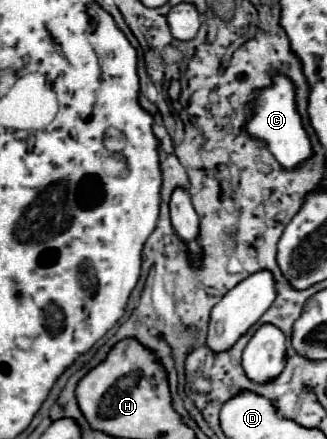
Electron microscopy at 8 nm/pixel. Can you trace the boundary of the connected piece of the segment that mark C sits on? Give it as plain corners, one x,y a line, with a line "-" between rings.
275,77
275,83
275,87
261,91
259,99
255,101
255,115
249,119
245,129
253,137
263,139
267,143
267,149
285,169
293,169
307,157
311,157
311,143
295,109
295,87
291,87
291,83
285,77

